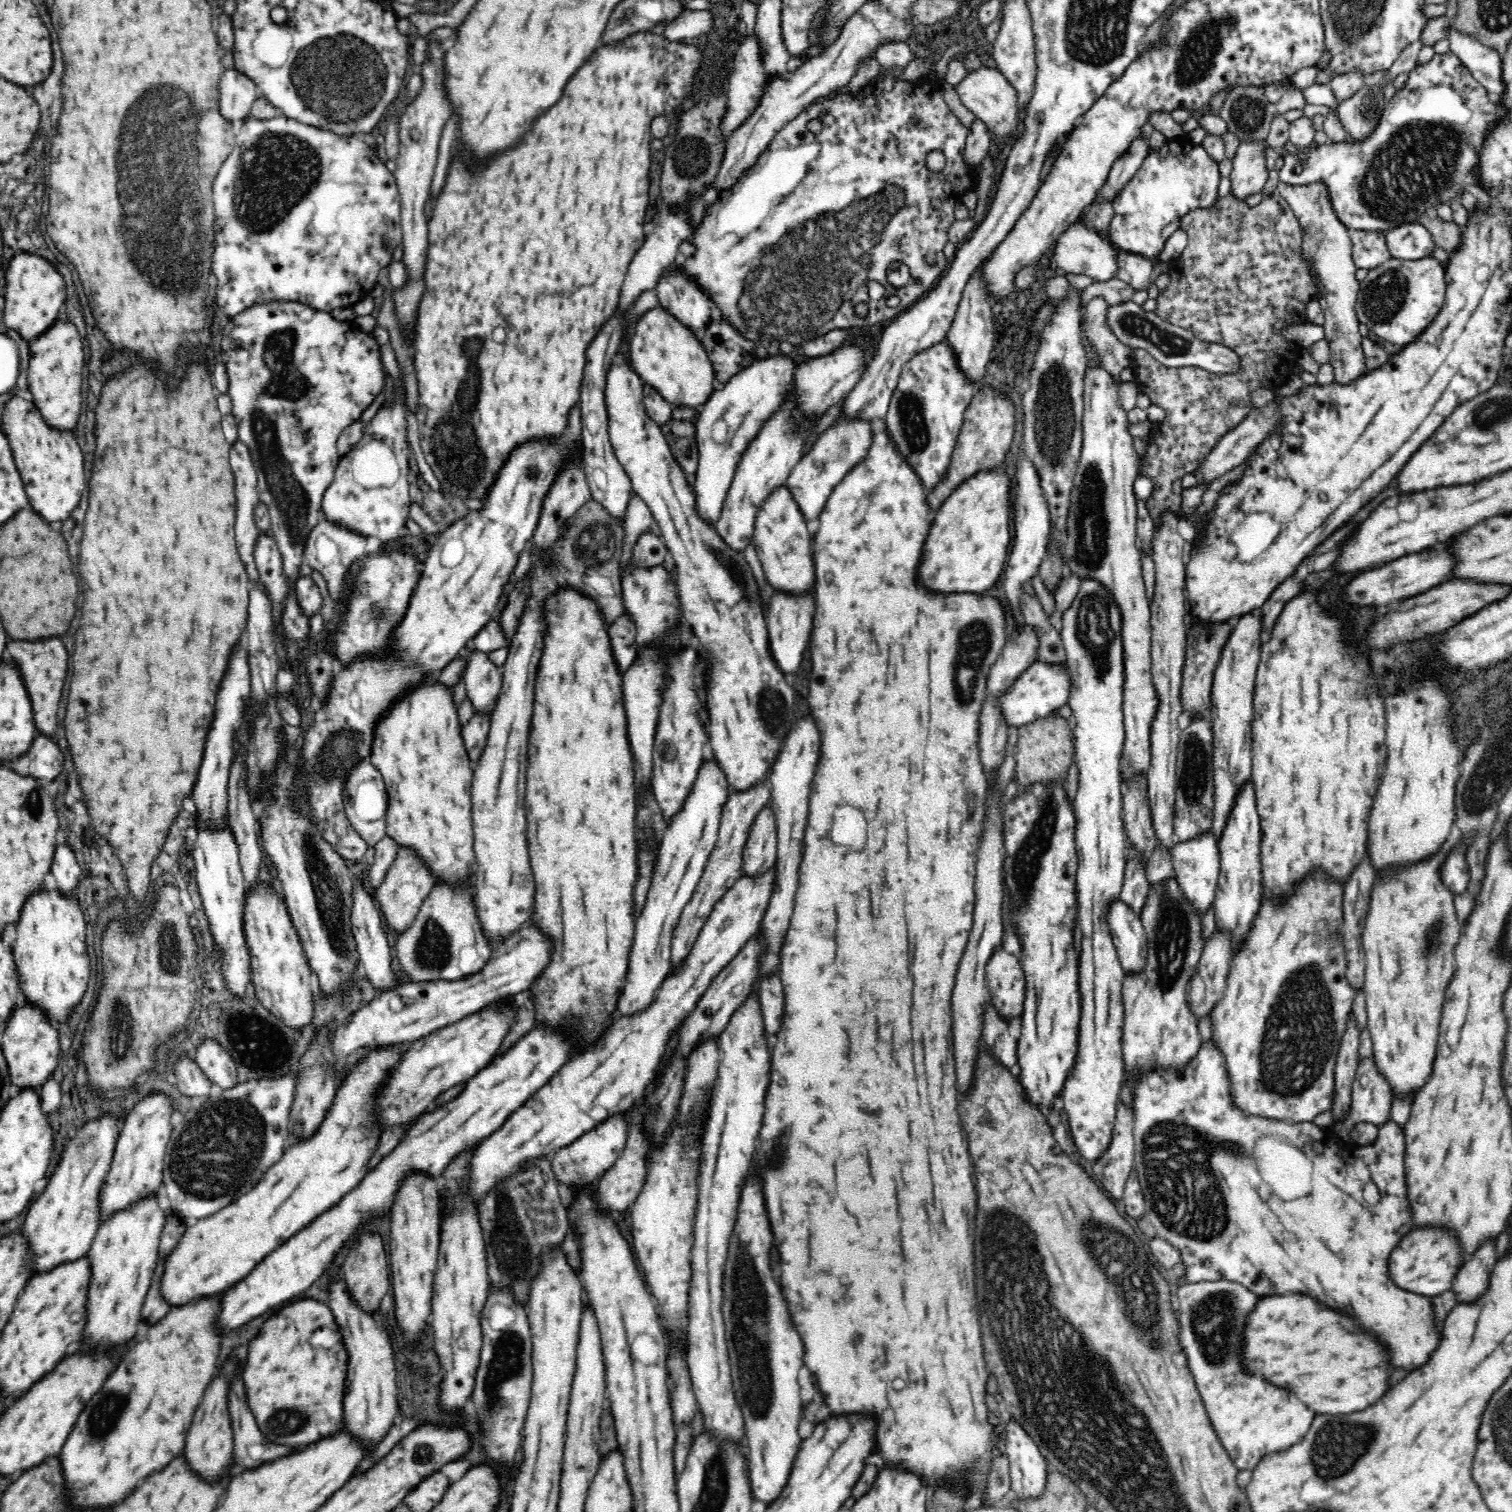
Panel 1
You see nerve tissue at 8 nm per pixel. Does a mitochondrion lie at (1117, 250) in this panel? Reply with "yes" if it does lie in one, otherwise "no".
no

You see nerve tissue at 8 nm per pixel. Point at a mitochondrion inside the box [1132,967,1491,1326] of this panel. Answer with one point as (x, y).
(1184, 1193)

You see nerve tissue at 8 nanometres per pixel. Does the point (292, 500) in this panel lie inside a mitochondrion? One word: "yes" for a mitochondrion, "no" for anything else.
yes

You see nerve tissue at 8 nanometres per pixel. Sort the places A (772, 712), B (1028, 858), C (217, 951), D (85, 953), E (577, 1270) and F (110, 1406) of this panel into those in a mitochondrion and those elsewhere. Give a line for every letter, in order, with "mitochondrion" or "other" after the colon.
A: mitochondrion
B: mitochondrion
C: other
D: other
E: other
F: mitochondrion

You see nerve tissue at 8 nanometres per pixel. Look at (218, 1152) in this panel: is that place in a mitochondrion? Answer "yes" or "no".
yes

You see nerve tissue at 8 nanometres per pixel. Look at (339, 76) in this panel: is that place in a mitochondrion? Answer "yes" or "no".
yes

